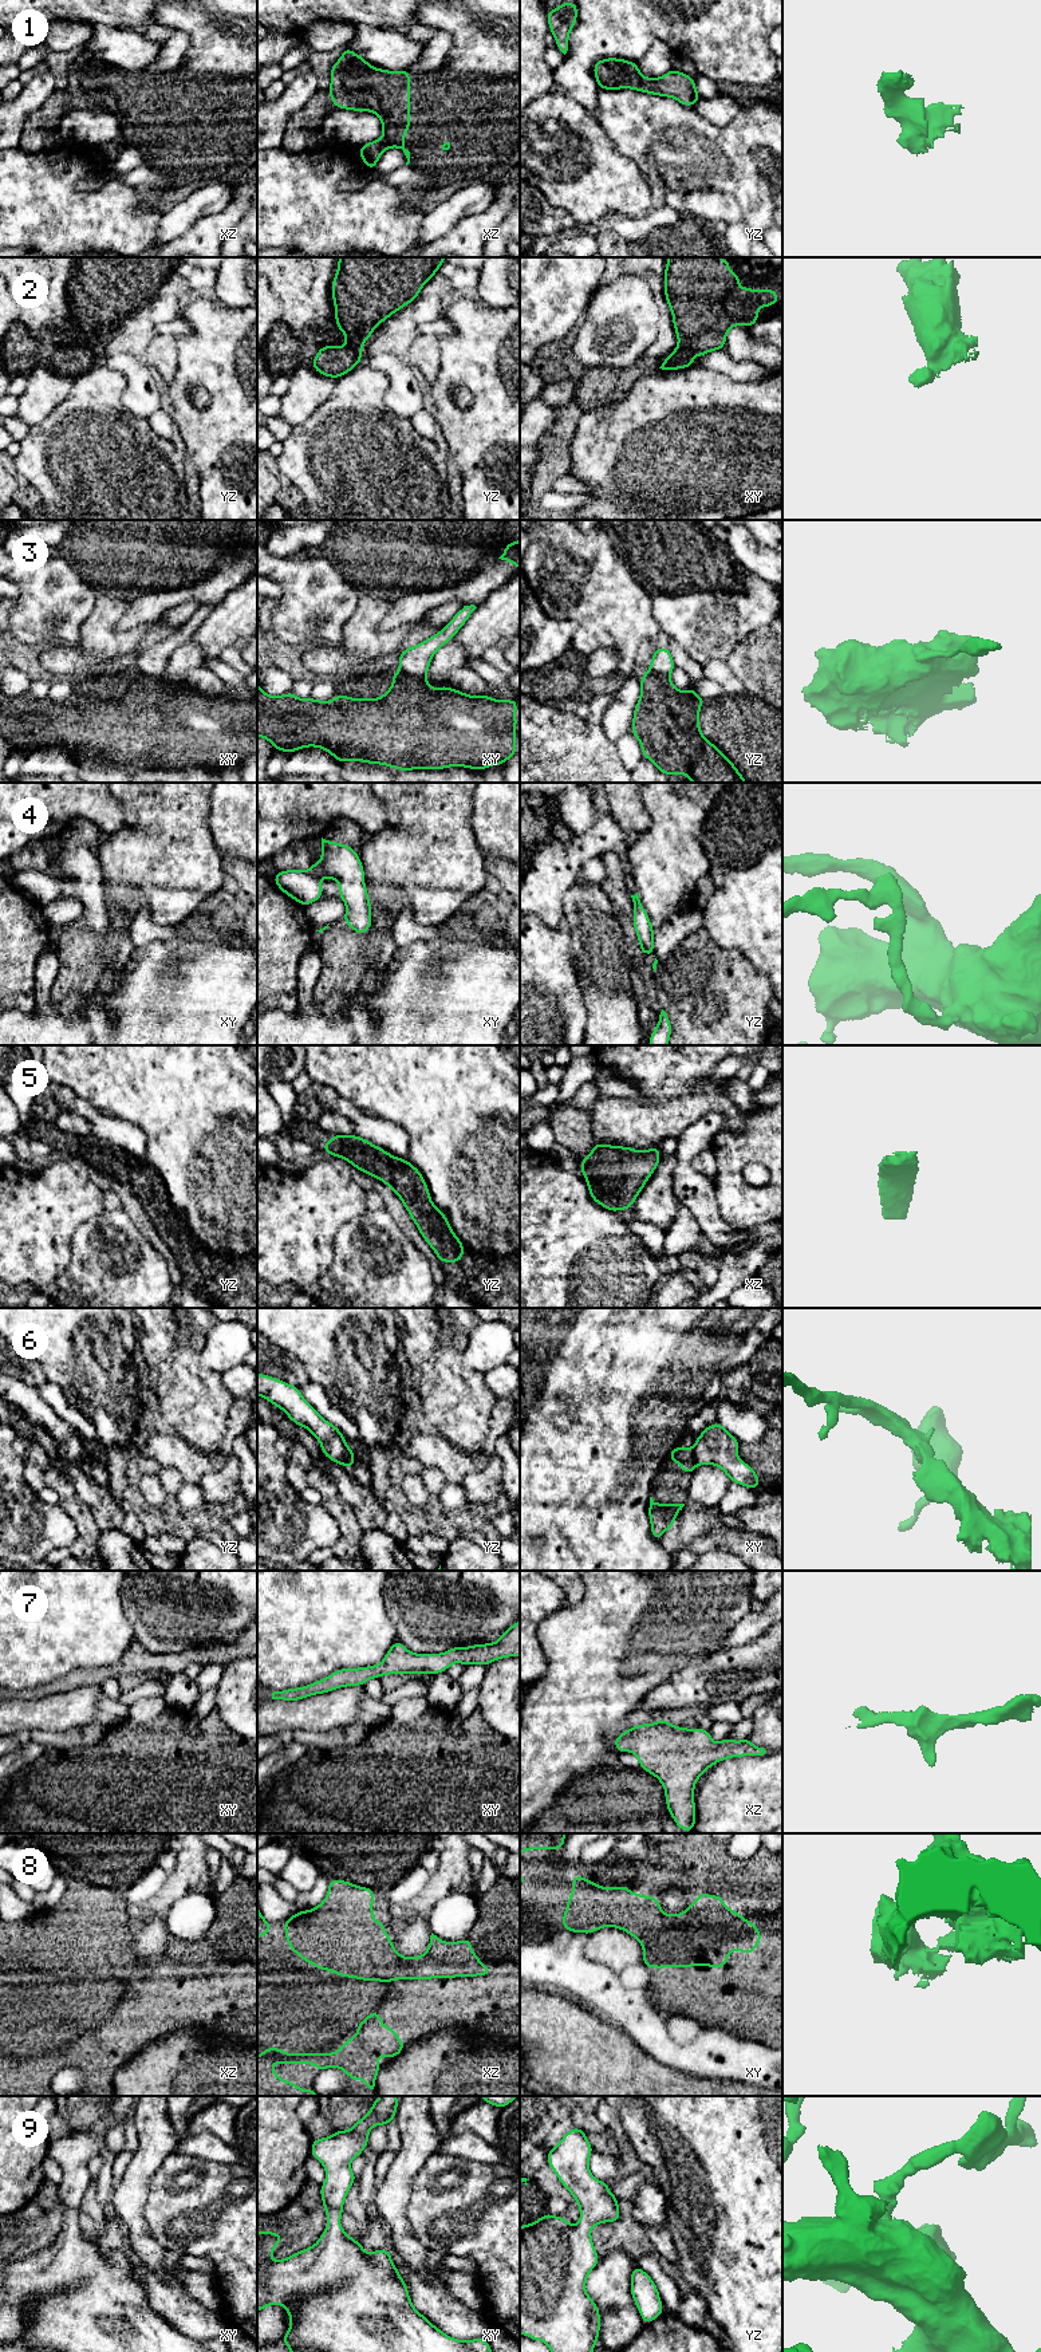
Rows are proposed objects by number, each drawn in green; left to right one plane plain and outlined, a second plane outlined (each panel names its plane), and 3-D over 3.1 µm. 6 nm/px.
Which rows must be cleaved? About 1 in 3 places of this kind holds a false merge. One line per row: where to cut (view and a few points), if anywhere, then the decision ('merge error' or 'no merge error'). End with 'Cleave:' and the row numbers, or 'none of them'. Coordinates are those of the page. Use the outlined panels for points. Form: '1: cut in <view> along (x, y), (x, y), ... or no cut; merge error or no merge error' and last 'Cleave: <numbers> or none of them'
1: no cut; no merge error
2: no cut; no merge error
3: cut in xy along (399, 669), (425, 680); merge error
4: no cut; no merge error
5: no cut; no merge error
6: cut in xy along (691, 1450), (693, 1460), (697, 1464); merge error
7: no cut; no merge error
8: no cut; no merge error
9: no cut; no merge error
Cleave: 3, 6

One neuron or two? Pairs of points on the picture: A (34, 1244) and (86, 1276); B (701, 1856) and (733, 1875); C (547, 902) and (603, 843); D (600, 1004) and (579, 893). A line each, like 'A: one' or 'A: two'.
A: two
B: one
C: one
D: one

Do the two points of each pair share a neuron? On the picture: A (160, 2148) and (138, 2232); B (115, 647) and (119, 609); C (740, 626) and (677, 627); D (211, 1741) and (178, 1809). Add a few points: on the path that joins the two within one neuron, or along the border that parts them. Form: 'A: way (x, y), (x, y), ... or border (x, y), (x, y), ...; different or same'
A: way (141, 2169), (135, 2179), (135, 2211); same
B: way (110, 638), (110, 618); same
C: way (724, 626), (693, 626); same
D: way (211, 1758), (211, 1777), (196, 1792); same

